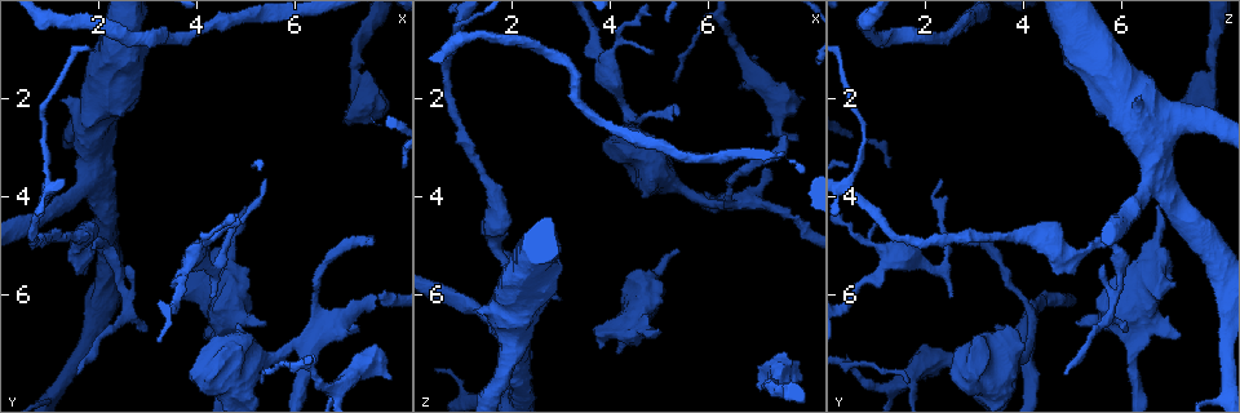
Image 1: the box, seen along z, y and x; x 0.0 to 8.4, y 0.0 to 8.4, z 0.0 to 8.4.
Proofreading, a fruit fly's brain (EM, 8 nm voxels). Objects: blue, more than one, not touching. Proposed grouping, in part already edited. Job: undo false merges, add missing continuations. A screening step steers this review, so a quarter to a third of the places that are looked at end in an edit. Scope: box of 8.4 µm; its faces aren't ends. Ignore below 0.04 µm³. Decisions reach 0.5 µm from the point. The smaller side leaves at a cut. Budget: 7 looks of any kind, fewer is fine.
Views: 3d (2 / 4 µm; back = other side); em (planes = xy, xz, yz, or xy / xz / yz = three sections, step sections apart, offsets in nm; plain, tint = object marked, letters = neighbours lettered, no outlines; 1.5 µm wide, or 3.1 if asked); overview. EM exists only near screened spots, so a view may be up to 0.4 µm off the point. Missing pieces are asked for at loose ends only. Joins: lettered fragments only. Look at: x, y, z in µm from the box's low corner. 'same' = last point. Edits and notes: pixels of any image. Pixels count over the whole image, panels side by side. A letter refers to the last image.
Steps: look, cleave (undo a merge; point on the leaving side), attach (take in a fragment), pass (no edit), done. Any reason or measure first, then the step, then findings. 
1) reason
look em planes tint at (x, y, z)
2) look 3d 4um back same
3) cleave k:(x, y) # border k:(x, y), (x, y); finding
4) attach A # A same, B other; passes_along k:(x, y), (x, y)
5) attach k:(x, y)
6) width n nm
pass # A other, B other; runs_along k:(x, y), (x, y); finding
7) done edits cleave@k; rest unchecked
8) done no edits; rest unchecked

an open end
look 3d 4um at (2.55, 5.40, 5.65)

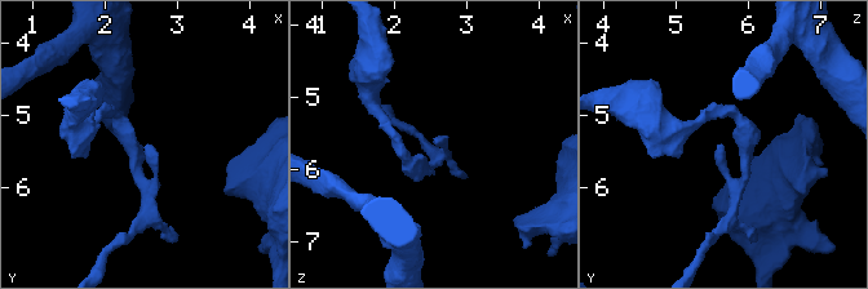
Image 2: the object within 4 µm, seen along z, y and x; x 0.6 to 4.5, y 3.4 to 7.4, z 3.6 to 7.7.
shape alone is not enough
look em yz step 4 letters at (2.55, 5.40, 5.60)

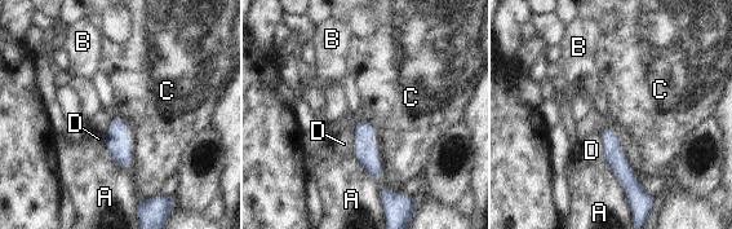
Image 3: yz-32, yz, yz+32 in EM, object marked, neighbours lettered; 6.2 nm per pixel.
another direction
look em planes letters same

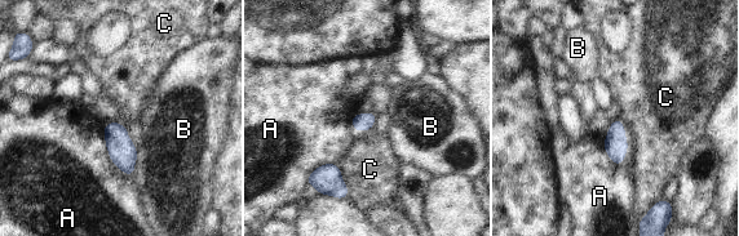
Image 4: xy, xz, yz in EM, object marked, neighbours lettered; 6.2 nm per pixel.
width 110 nm; longest_contact A 360 nm
pass # A other, B other, C other; no lettered fragment goes on from it

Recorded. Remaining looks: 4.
look em planes tint at (4.95, 4.15, 6.65)

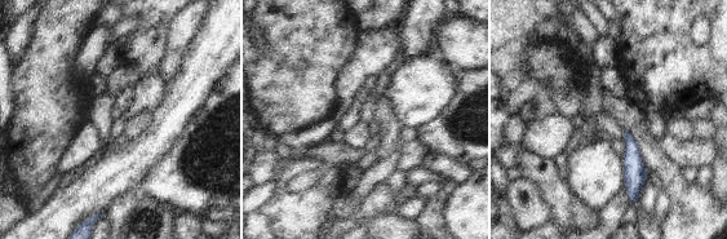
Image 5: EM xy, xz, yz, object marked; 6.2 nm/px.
what lies round it
look em planes letters same

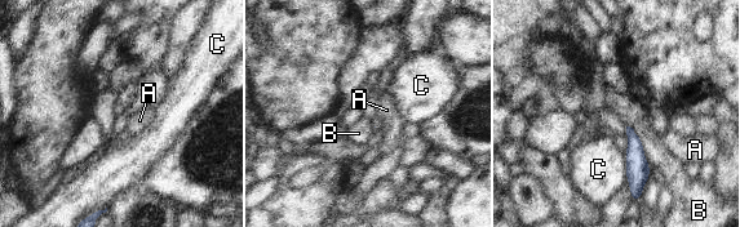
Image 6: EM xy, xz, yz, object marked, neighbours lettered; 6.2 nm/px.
pass # A other, B other, C other; no lettered fragment goes on from it

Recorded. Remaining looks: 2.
an open end
look em yz step 4 letters at (5.35, 6.55, 5.15)

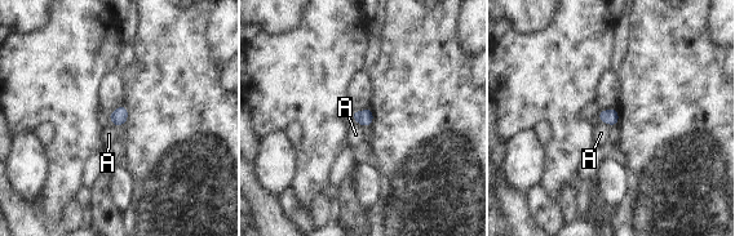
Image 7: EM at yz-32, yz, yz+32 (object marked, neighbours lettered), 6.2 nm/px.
cut it another way
look em planes letters same

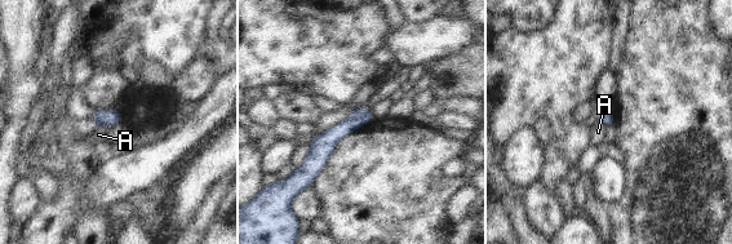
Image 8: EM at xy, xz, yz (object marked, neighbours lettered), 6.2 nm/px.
pass # A other; border 8:(97, 124), (109, 127); none of them fits

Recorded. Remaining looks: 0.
done no edits; rest unchecked

